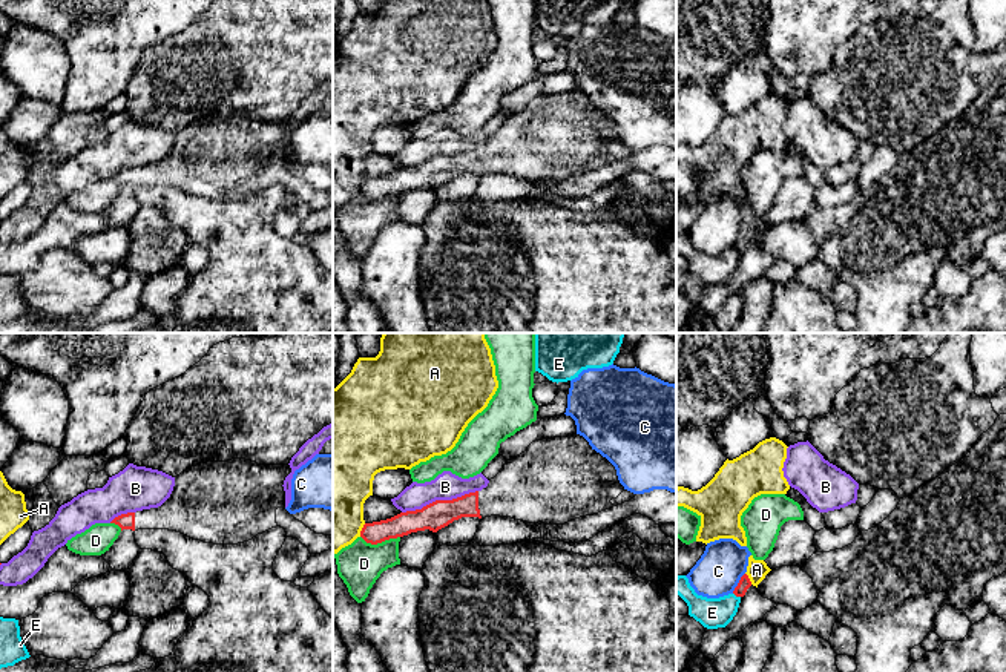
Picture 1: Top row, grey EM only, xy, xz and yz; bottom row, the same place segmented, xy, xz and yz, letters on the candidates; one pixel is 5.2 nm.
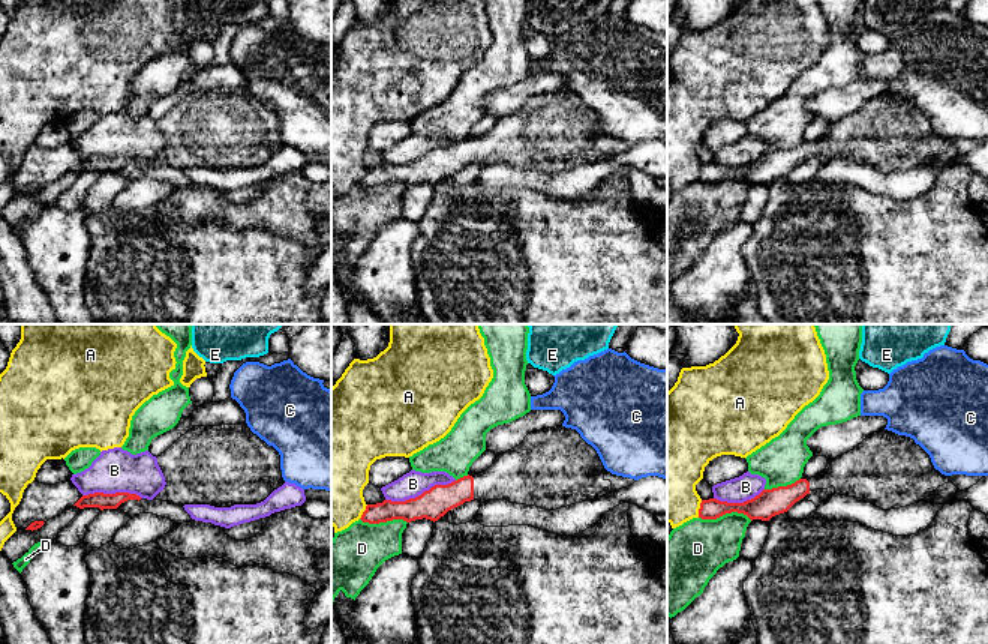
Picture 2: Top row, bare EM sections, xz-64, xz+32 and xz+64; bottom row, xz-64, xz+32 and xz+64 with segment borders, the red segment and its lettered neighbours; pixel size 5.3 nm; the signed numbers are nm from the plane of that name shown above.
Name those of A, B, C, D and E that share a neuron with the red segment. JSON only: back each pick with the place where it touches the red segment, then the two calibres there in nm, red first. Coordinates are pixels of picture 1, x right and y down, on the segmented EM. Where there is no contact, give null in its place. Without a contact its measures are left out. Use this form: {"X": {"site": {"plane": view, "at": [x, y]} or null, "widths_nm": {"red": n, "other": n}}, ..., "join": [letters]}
{"join": []}

